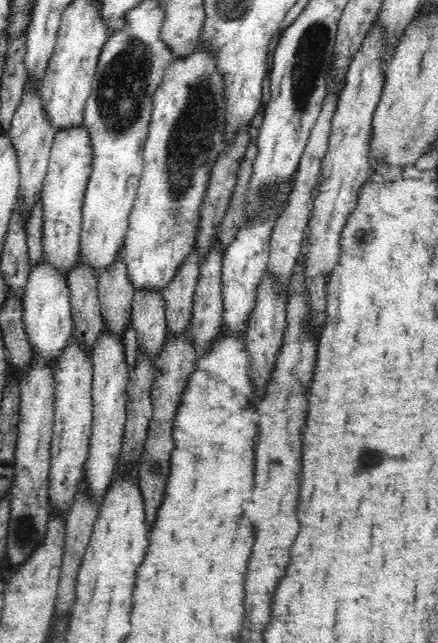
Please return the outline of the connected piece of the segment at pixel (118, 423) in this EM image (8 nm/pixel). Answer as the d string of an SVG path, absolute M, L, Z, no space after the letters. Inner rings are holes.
M103 325L98 336L99 340L96 342L90 358L93 362L91 388L93 425L91 437L89 438L89 457L85 462L85 479L88 483L89 496L93 498L96 506L100 506L100 502L104 501L104 496L106 496L108 488L111 486L112 476L116 472L116 466L118 466L119 457L121 456L127 414L125 402L129 381L123 338L117 336L117 334L108 333Z

